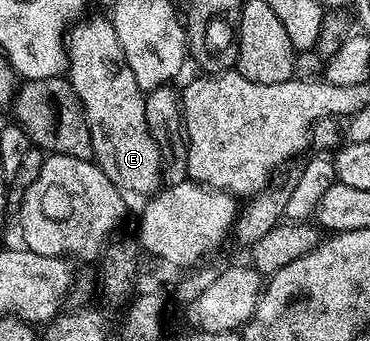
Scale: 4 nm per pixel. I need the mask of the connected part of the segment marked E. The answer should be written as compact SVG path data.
M78 20L67 33L67 76L75 95L79 95L83 103L87 127L91 131L93 161L122 193L152 195L163 185L162 163L160 149L148 131L144 115L146 94L139 83L135 83L135 71L127 67L112 20L85 20Z

